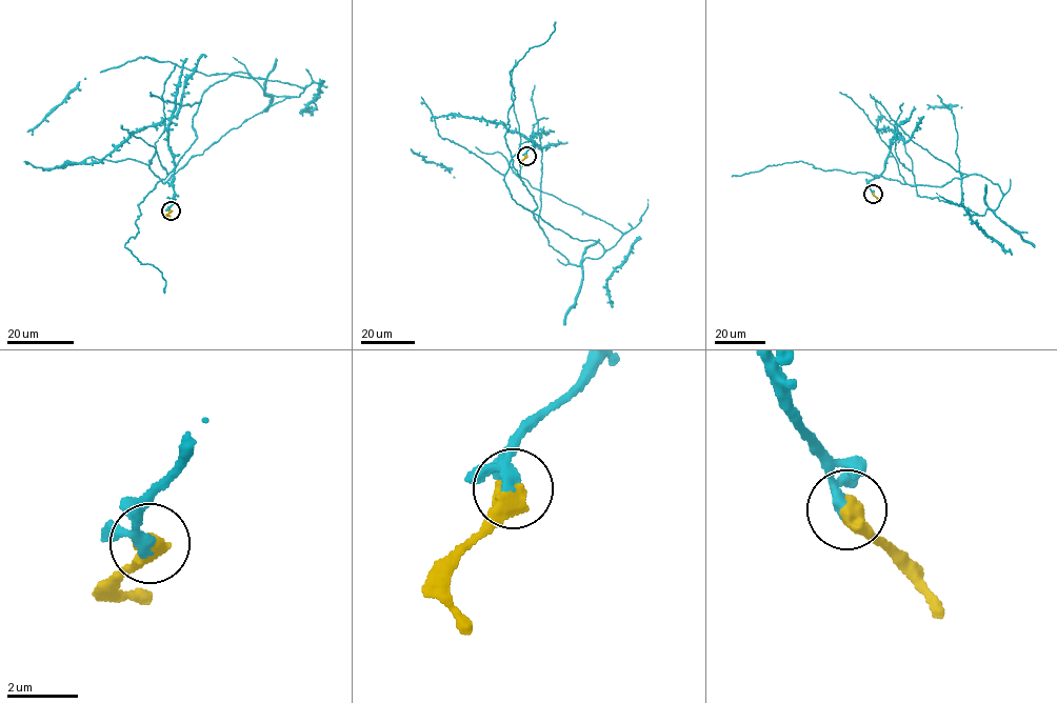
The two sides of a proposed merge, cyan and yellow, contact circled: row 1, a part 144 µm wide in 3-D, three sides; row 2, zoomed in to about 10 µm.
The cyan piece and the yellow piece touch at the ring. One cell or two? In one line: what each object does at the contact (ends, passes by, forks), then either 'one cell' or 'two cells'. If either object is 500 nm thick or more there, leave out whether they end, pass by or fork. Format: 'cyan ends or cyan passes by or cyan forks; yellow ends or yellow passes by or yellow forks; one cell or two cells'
one cell

